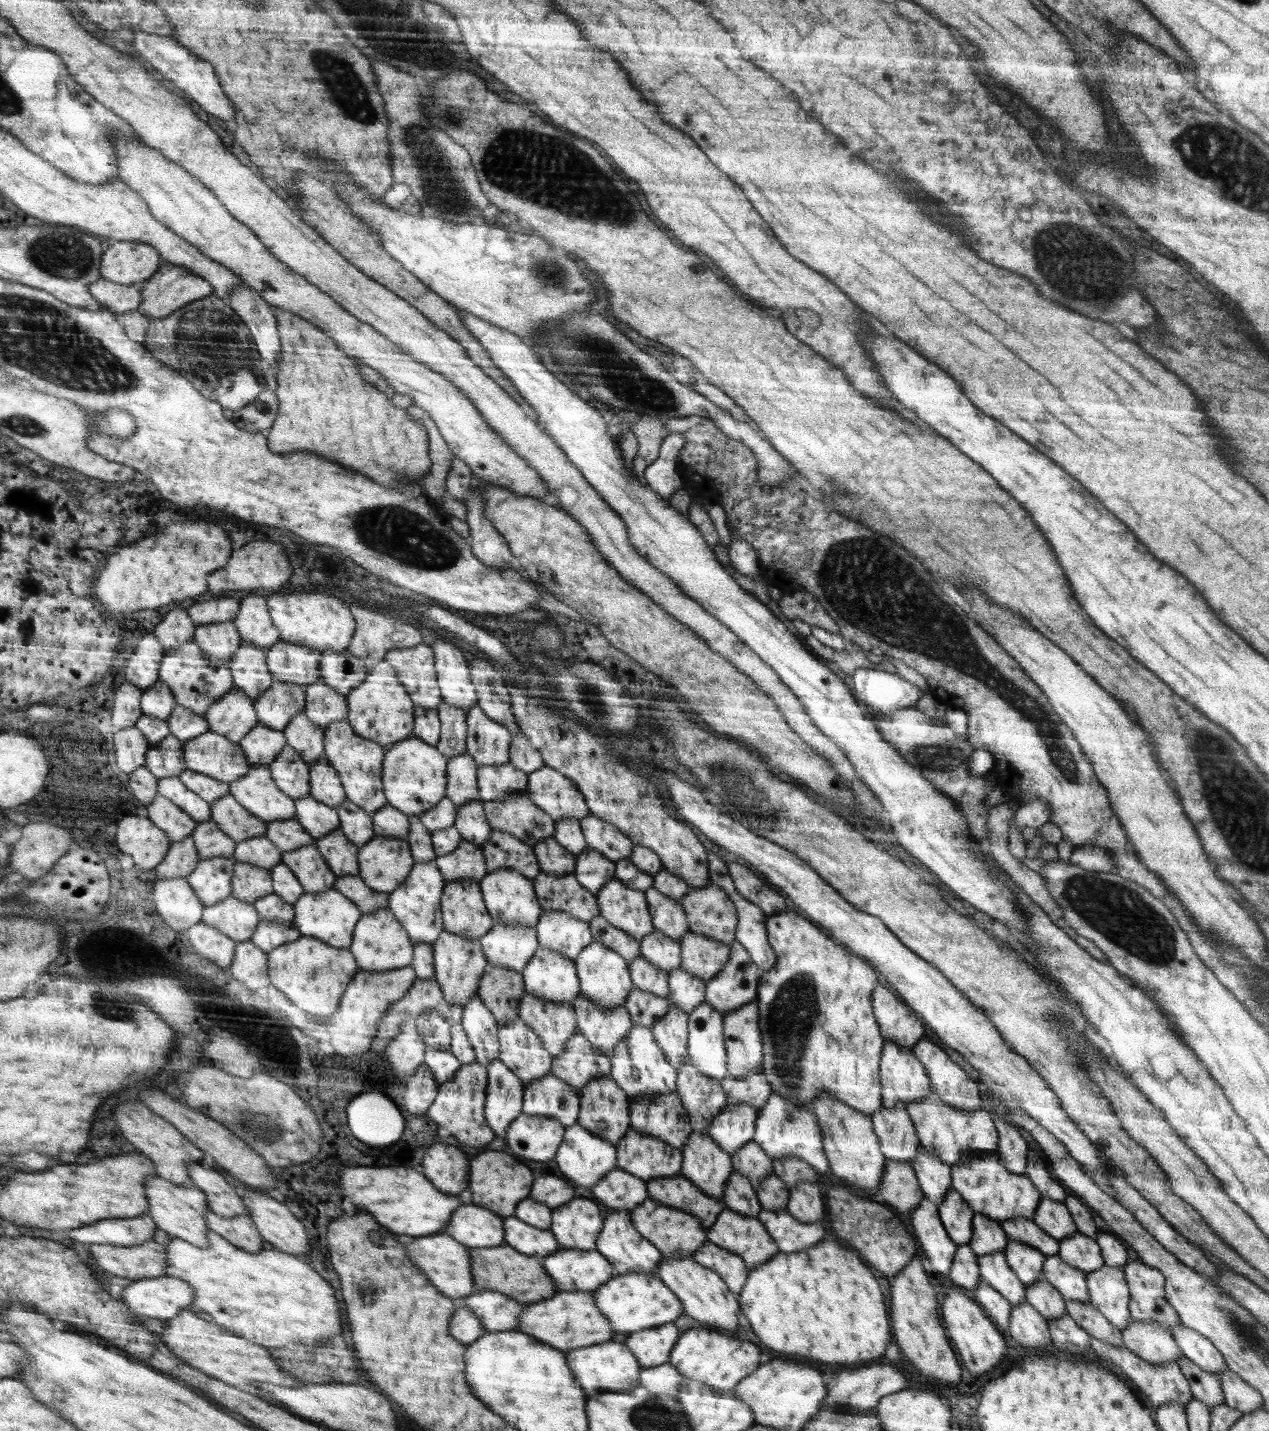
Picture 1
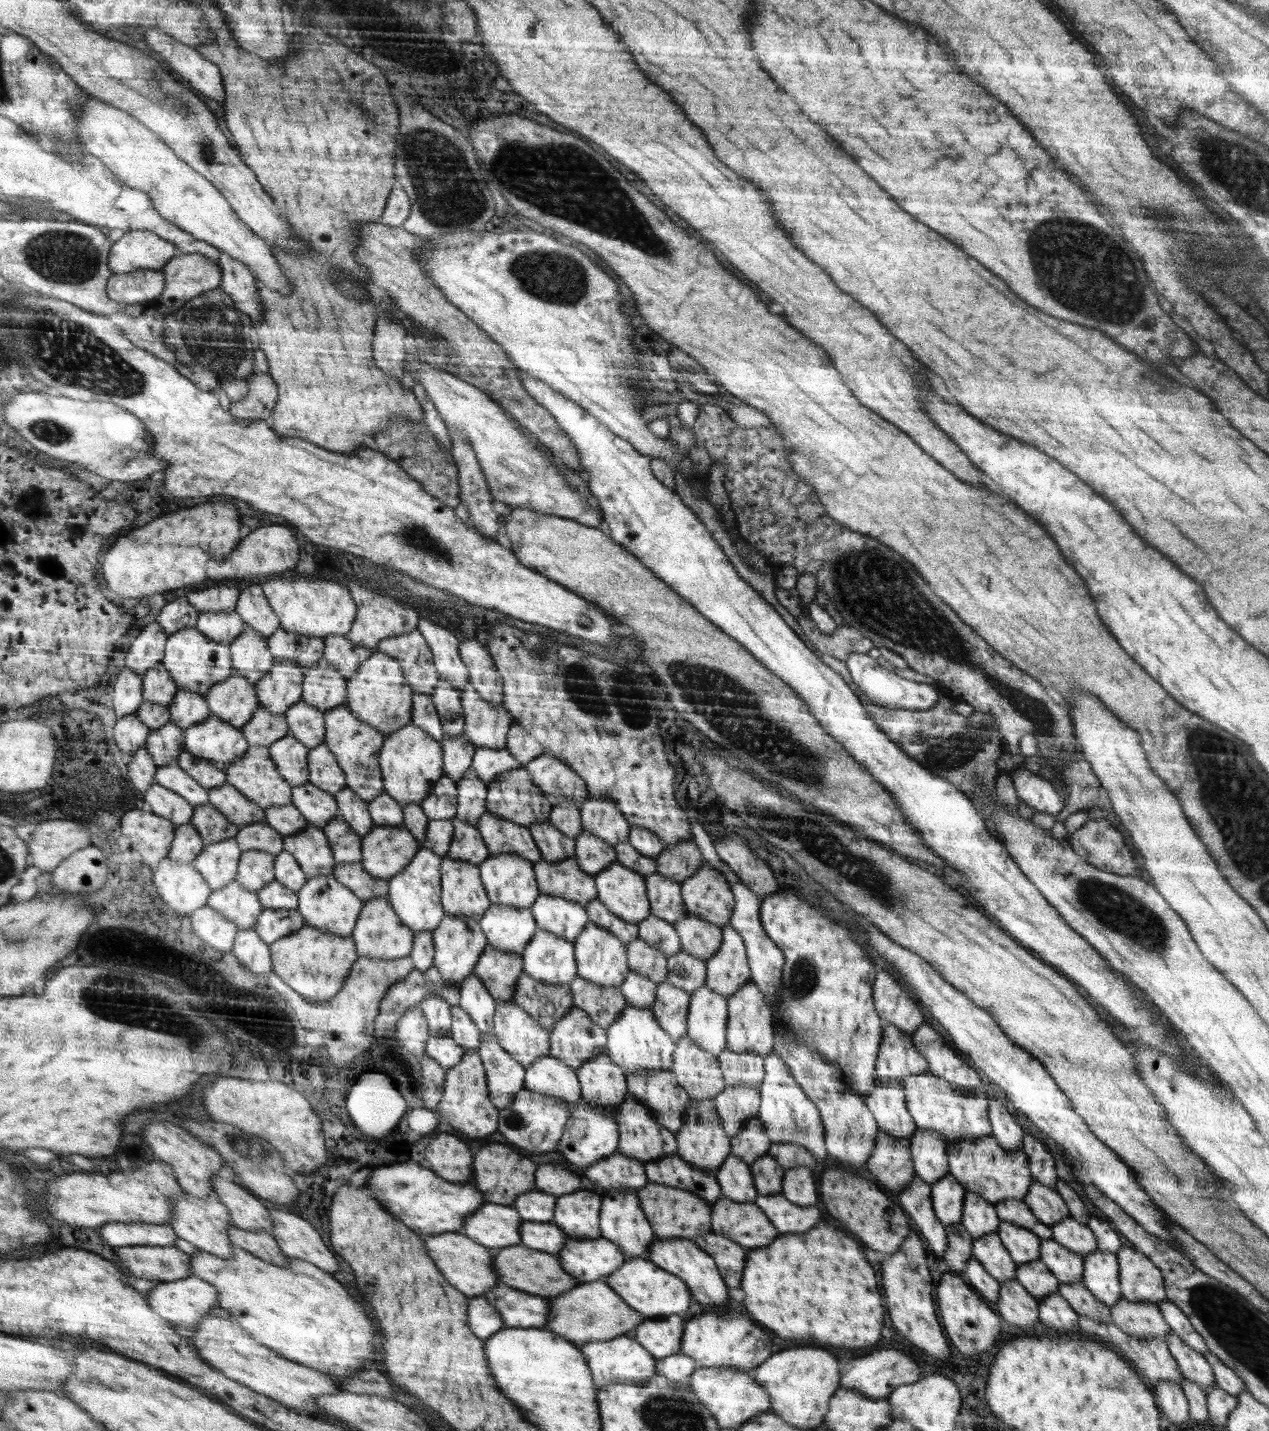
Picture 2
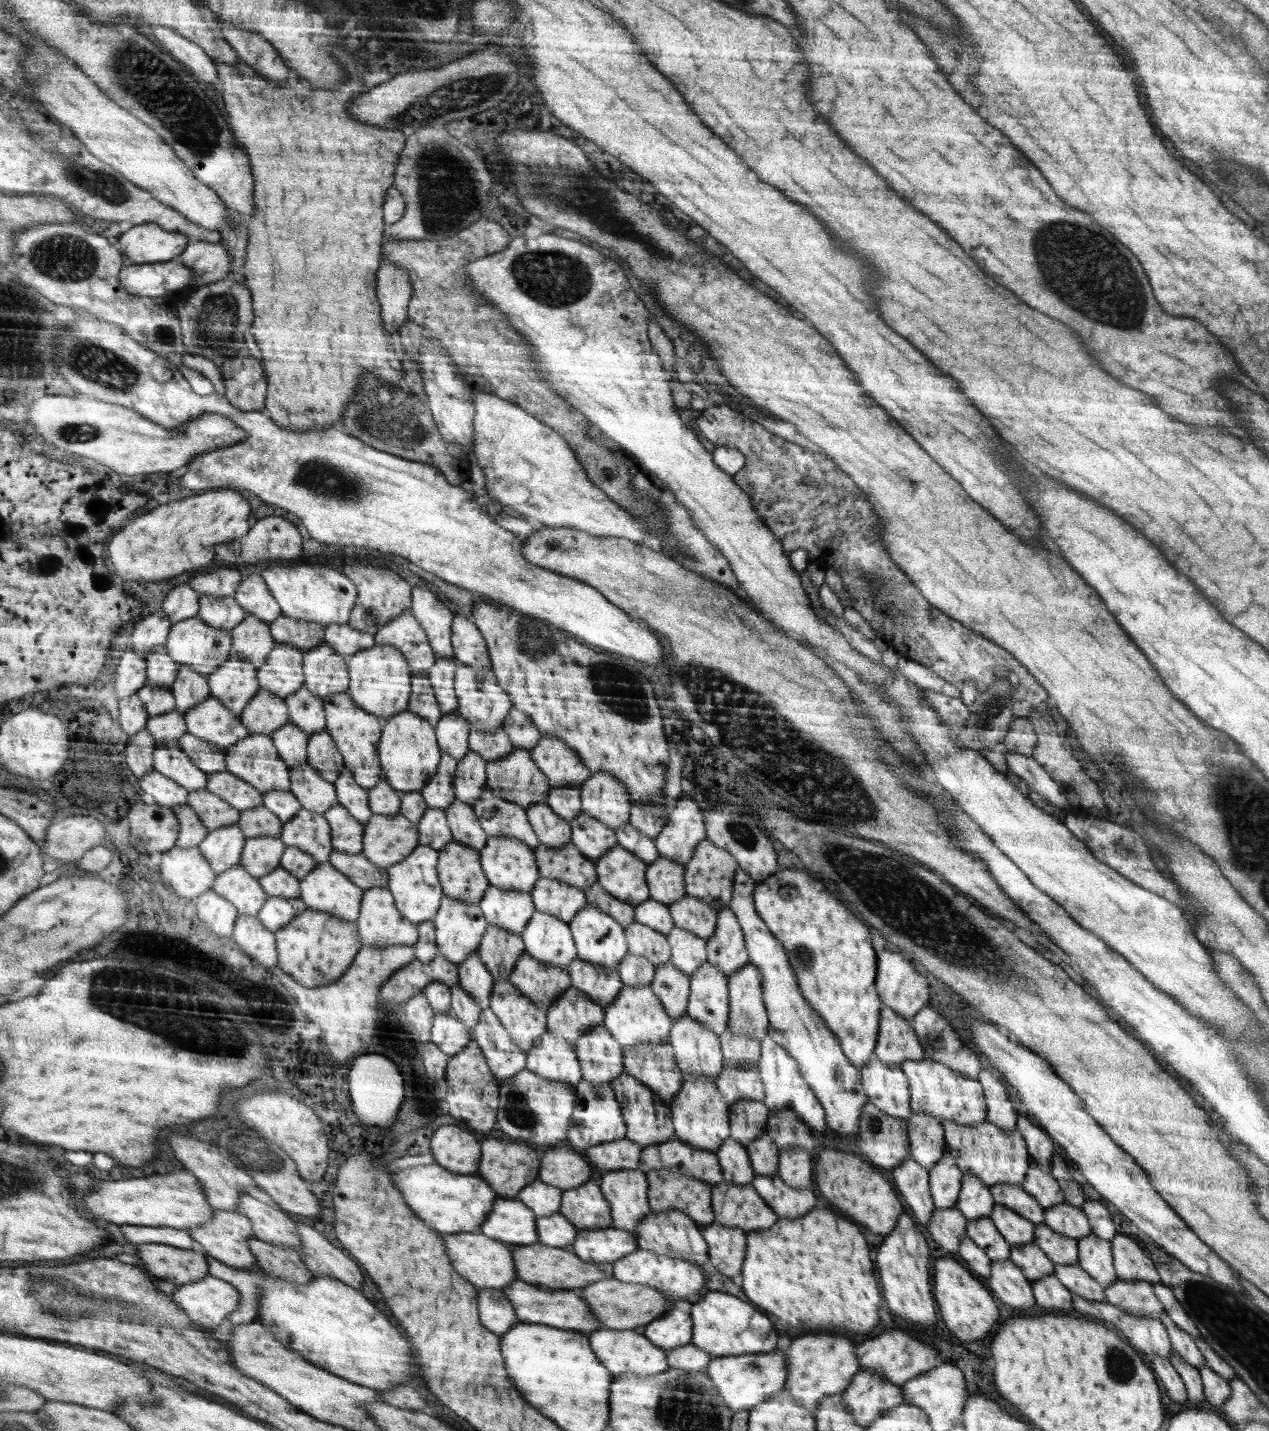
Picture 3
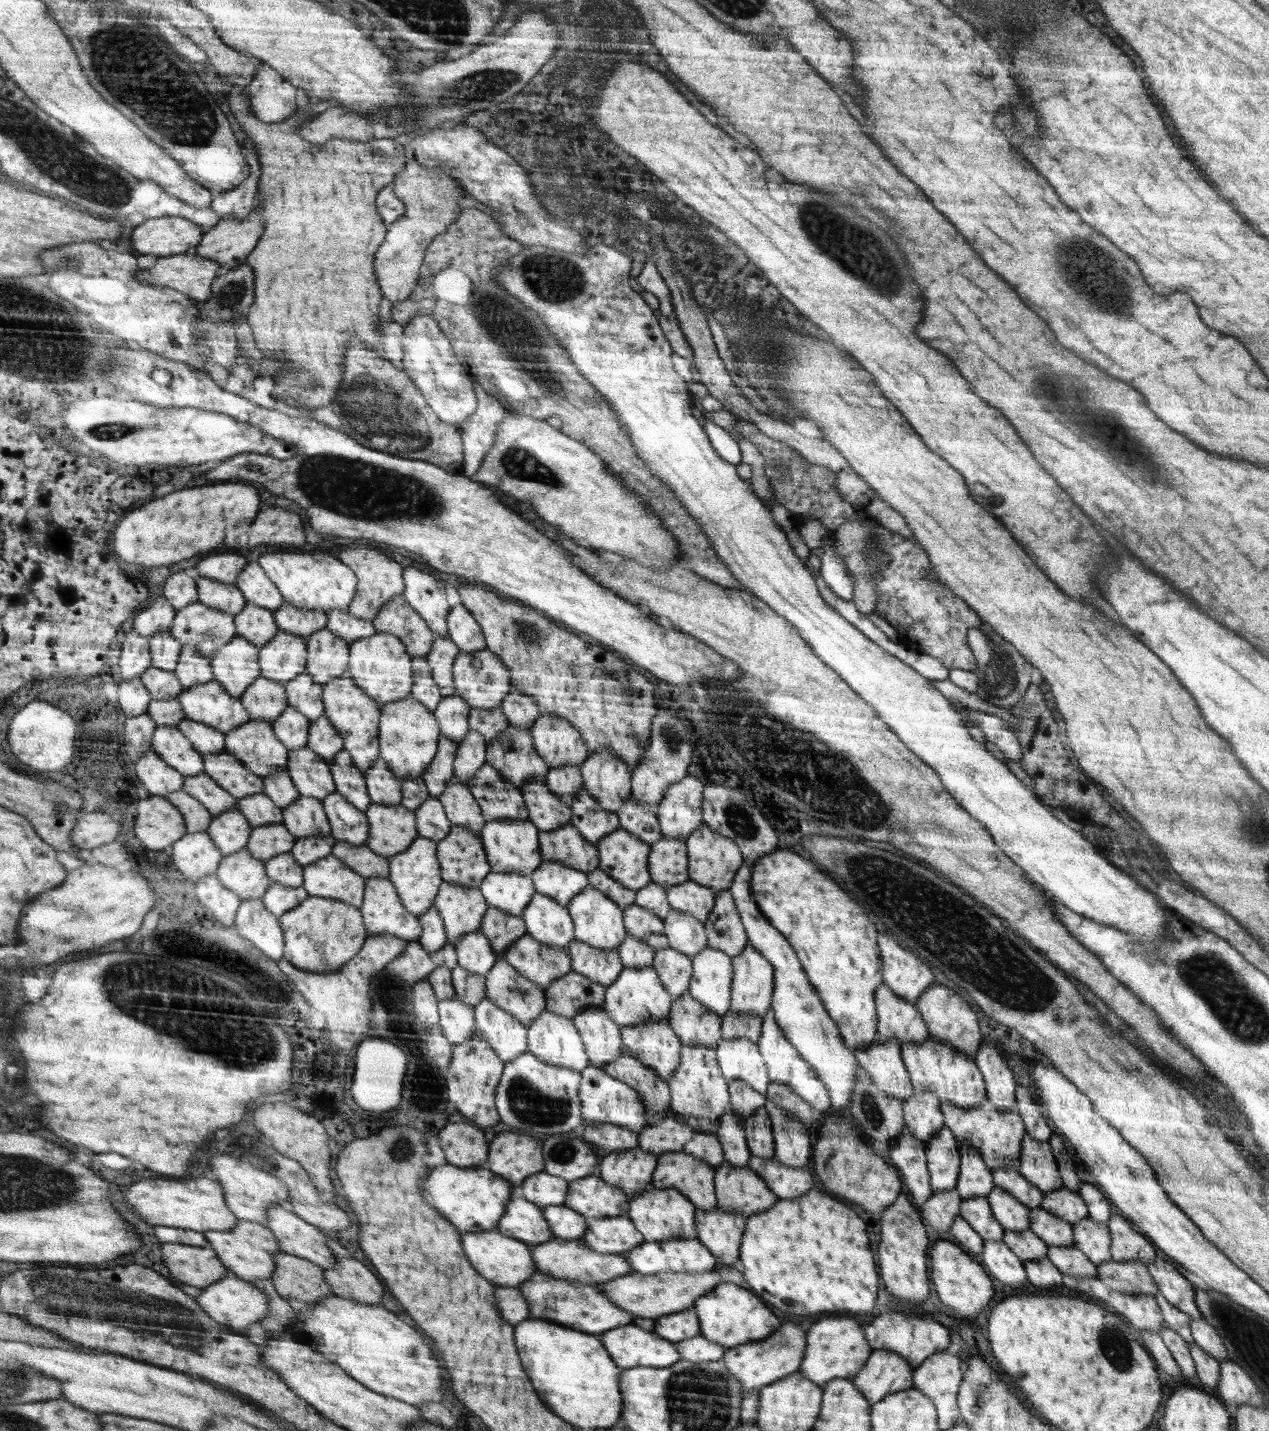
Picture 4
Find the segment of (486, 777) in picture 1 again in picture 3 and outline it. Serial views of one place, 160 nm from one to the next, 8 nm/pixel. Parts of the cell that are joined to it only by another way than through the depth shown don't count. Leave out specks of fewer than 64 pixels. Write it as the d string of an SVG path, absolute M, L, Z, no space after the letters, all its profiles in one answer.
M504 727L493 731L469 730L469 750L477 752L486 762L504 758L514 750Z

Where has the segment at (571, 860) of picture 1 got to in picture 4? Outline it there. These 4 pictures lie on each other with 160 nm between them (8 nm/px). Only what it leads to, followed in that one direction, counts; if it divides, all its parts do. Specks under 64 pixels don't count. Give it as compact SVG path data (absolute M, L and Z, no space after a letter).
M538 777L524 783L521 791L530 811L529 821L539 832L554 832L571 822L571 806L548 788L546 778Z

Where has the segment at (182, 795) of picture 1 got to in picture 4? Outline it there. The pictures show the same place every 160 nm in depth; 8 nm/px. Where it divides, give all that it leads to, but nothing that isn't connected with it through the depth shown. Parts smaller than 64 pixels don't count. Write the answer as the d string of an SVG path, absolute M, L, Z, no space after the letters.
M161 726L155 732L153 750L166 759L174 768L183 772L185 776L196 776L207 770L205 756L195 747L191 738L178 727Z

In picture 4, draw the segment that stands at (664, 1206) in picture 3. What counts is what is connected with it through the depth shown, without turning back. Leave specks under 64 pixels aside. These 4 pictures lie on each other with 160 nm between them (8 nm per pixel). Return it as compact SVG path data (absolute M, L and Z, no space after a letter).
M687 1152L662 1153L651 1186L679 1190L698 1210L714 1210L718 1206L715 1173L716 1169Z

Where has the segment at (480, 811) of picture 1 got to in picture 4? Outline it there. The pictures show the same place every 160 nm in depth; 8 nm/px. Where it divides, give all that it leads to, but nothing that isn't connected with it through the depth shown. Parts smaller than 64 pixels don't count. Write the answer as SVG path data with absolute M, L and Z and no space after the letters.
M468 731L459 742L453 760L453 774L464 782L473 779L477 770L486 763L487 742L476 731Z

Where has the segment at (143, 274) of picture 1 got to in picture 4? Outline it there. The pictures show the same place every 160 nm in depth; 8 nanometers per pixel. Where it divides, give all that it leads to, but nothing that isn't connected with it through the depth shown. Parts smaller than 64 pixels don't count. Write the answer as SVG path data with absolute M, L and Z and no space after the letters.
M181 216L148 219L132 232L132 243L140 254L156 258L195 251L205 230Z

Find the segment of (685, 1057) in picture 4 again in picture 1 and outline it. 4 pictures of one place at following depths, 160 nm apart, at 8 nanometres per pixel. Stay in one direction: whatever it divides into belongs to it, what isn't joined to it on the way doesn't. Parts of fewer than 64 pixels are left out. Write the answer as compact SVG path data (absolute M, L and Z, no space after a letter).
M708 1130L692 1132L682 1153L682 1174L701 1191L723 1202L726 1181L734 1171L731 1156L714 1142Z

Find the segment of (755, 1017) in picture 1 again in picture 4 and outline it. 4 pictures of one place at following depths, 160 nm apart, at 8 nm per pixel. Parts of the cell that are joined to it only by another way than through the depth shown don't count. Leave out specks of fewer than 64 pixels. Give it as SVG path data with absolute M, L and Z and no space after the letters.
M748 944L743 948L743 953L734 959L734 977L731 982L731 1010L735 1013L754 1013L760 1018L767 1013L767 1010L771 1008L771 1002L774 997L775 988L775 968L771 962L768 962L767 958L764 958L763 954L760 954L756 947Z

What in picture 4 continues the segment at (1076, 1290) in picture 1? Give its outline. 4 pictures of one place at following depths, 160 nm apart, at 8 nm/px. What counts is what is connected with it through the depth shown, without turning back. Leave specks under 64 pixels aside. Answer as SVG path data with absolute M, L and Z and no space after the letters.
M1042 1206L1029 1209L1029 1229L1035 1232L1047 1246L1065 1247L1074 1245L1074 1226L1066 1219L1049 1213Z

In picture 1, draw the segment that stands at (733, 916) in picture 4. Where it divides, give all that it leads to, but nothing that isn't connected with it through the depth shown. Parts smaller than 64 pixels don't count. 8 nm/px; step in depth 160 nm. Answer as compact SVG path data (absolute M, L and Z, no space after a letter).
M736 940L730 947L728 966L705 984L705 1000L724 1015L756 1000L757 986L762 980L748 951Z

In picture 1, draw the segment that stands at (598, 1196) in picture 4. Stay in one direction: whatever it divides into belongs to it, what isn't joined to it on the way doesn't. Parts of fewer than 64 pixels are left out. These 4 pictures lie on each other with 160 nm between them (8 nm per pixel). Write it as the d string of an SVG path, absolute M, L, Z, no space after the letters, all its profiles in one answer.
M575 1198L553 1210L550 1231L555 1234L560 1248L598 1250L602 1230L600 1208L594 1200Z

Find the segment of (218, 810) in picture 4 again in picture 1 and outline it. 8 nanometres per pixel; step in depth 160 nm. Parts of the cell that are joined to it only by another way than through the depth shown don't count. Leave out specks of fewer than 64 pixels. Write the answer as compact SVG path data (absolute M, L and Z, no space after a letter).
M213 819L200 822L193 838L198 845L202 860L232 858L237 854L237 842L228 836Z

